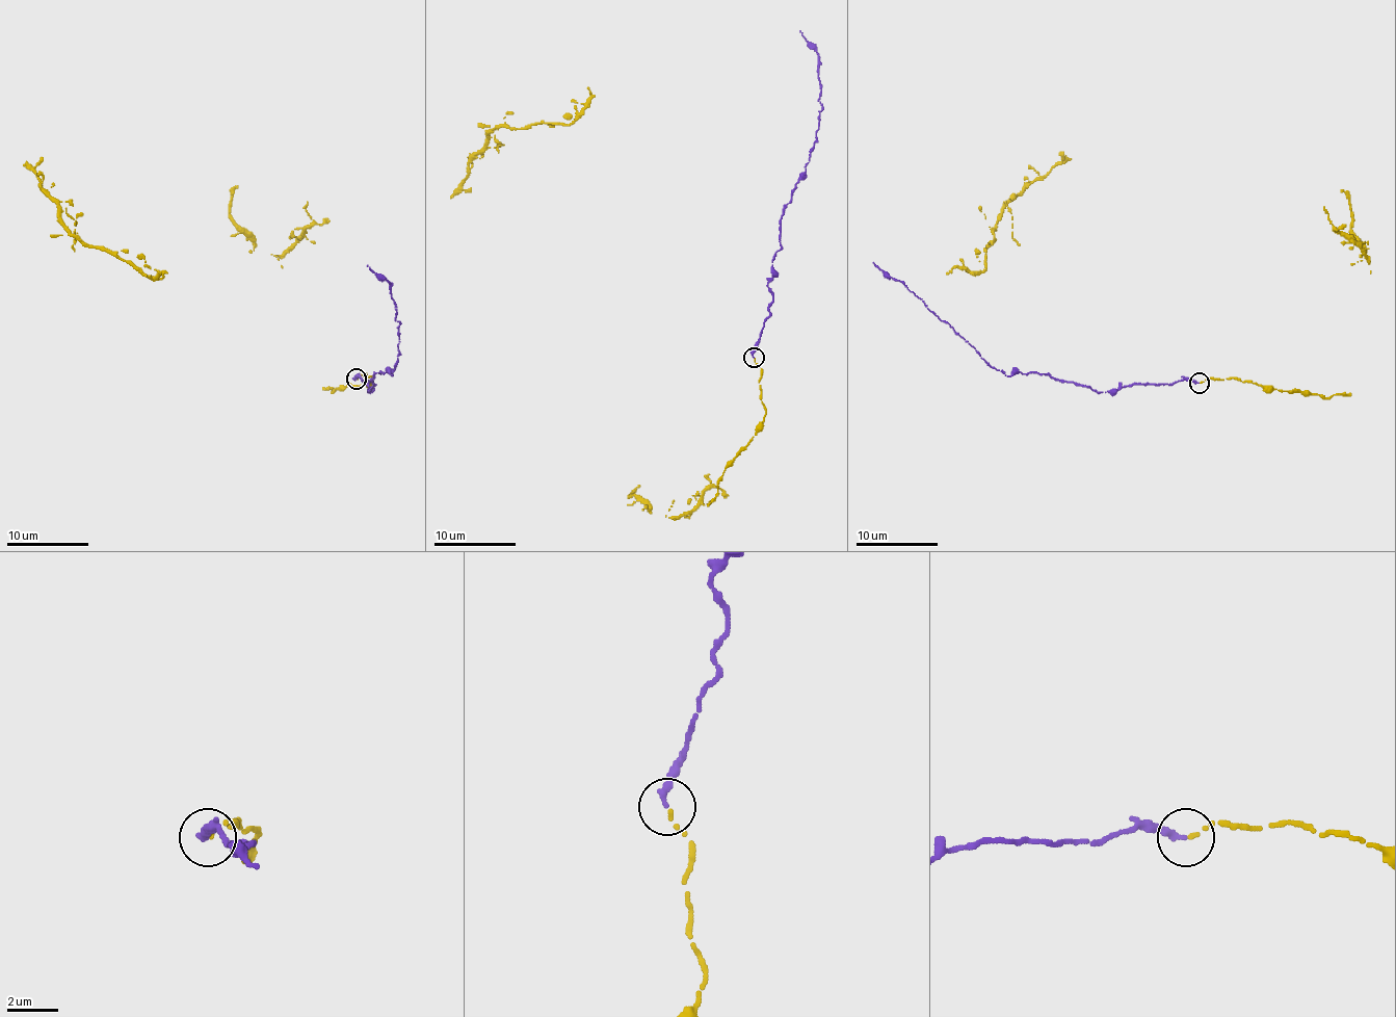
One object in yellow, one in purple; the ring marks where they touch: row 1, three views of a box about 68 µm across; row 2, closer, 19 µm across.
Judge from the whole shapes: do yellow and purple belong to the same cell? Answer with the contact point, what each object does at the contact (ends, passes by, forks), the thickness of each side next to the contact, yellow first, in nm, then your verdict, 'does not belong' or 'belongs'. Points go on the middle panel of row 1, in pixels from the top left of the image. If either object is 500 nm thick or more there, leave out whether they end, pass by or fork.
at (754, 357); yellow ends there; purple ends there; 140 nm thick on the yellow side, 280 nm on the other; belongs

